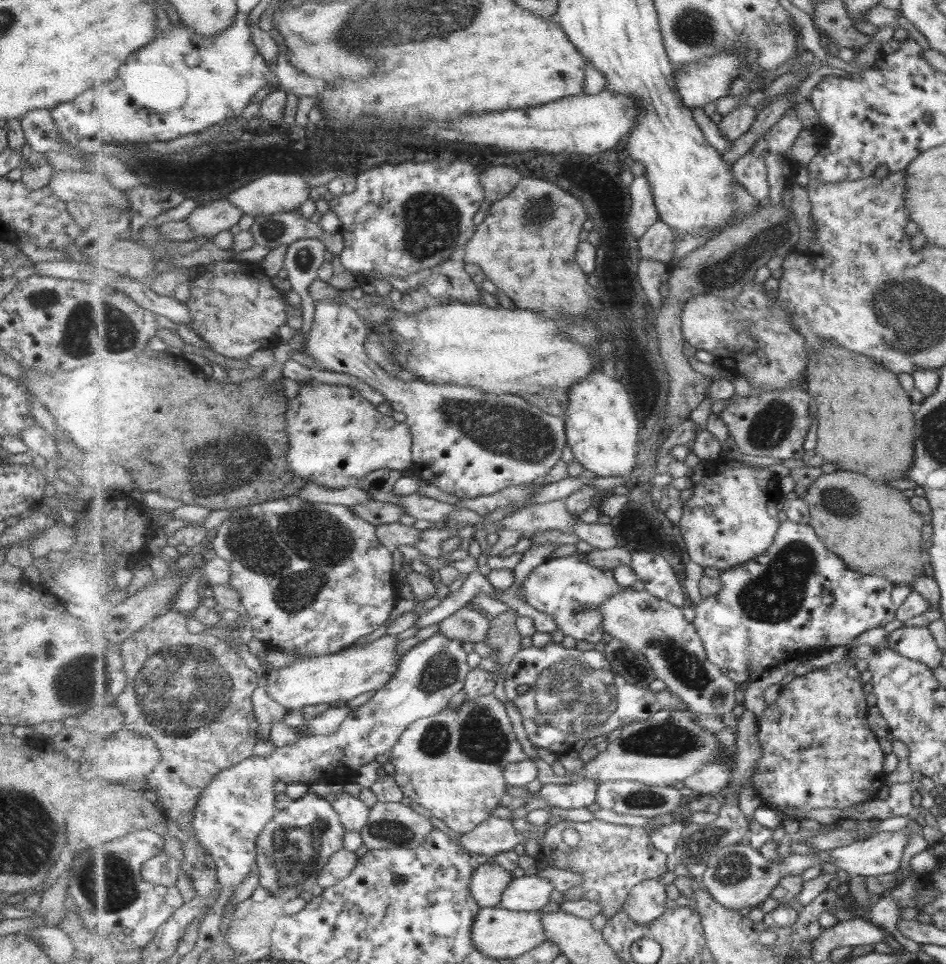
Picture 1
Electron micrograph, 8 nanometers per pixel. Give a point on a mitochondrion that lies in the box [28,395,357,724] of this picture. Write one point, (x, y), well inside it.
(229, 465)

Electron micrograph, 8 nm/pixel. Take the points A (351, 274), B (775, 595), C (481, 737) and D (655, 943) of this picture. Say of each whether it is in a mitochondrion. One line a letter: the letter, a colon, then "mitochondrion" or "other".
A: other
B: mitochondrion
C: mitochondrion
D: other

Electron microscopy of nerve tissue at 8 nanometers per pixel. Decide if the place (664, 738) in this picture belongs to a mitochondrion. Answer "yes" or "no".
yes

